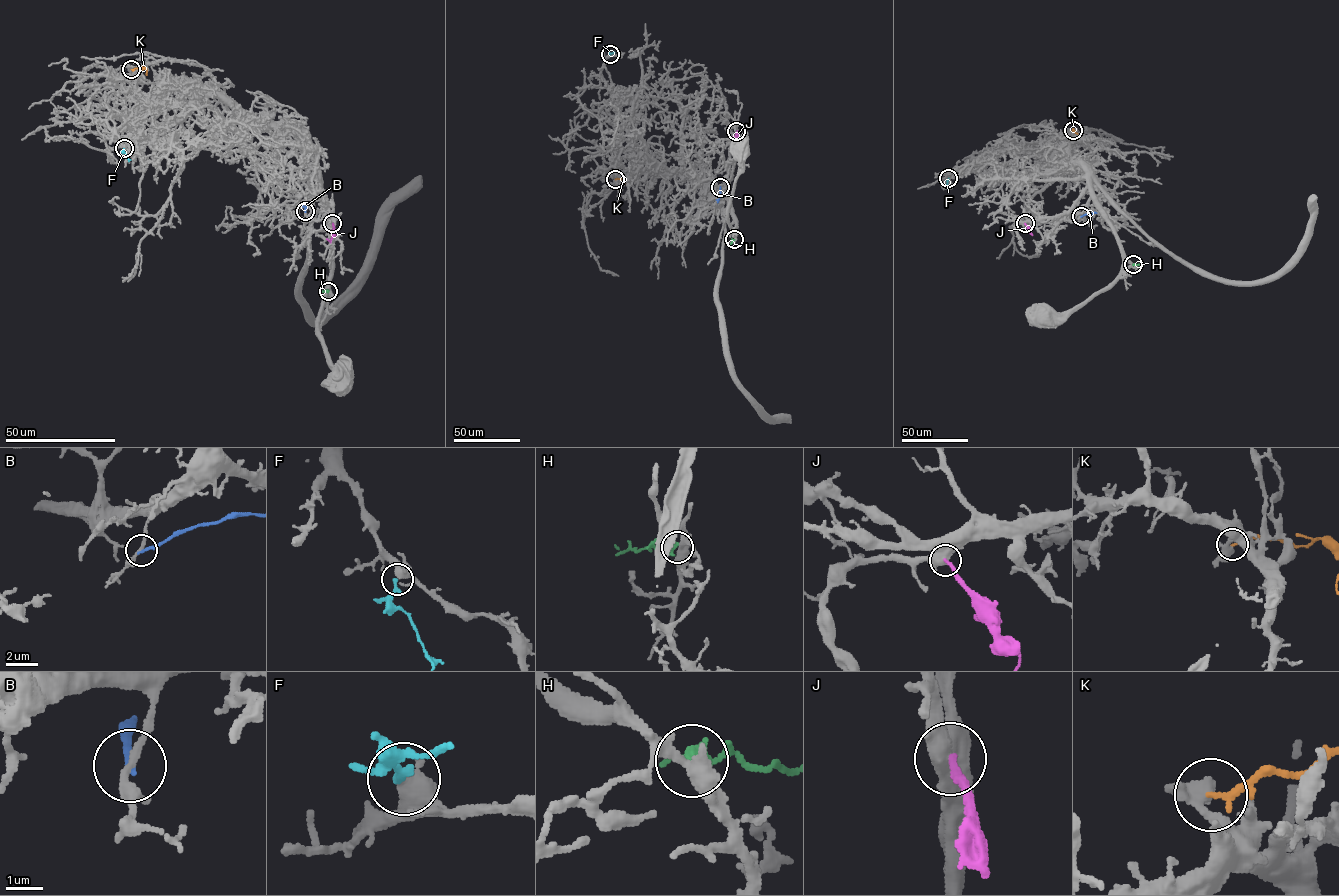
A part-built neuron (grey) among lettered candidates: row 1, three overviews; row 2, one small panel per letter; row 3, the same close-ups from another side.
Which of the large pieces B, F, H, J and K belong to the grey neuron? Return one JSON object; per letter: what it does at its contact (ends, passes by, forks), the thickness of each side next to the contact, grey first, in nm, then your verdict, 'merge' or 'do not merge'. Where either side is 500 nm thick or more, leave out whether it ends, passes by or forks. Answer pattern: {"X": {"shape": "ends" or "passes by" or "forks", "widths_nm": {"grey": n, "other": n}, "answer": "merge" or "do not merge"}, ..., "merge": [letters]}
{"B": {"shape": "ends", "widths_nm": {"grey": 200, "other": 200}, "answer": "do not merge"}, "F": {"shape": "ends", "widths_nm": {"grey": 440, "other": 240}, "answer": "merge"}, "H": {"shape": "ends", "widths_nm": {"grey": 440, "other": 480}, "answer": "do not merge"}, "J": {"widths_nm": {"grey": 500, "other": 240}, "answer": "do not merge"}, "K": {"shape": "ends", "widths_nm": {"grey": 400, "other": 200}, "answer": "do not merge"}, "merge": ["F"]}

